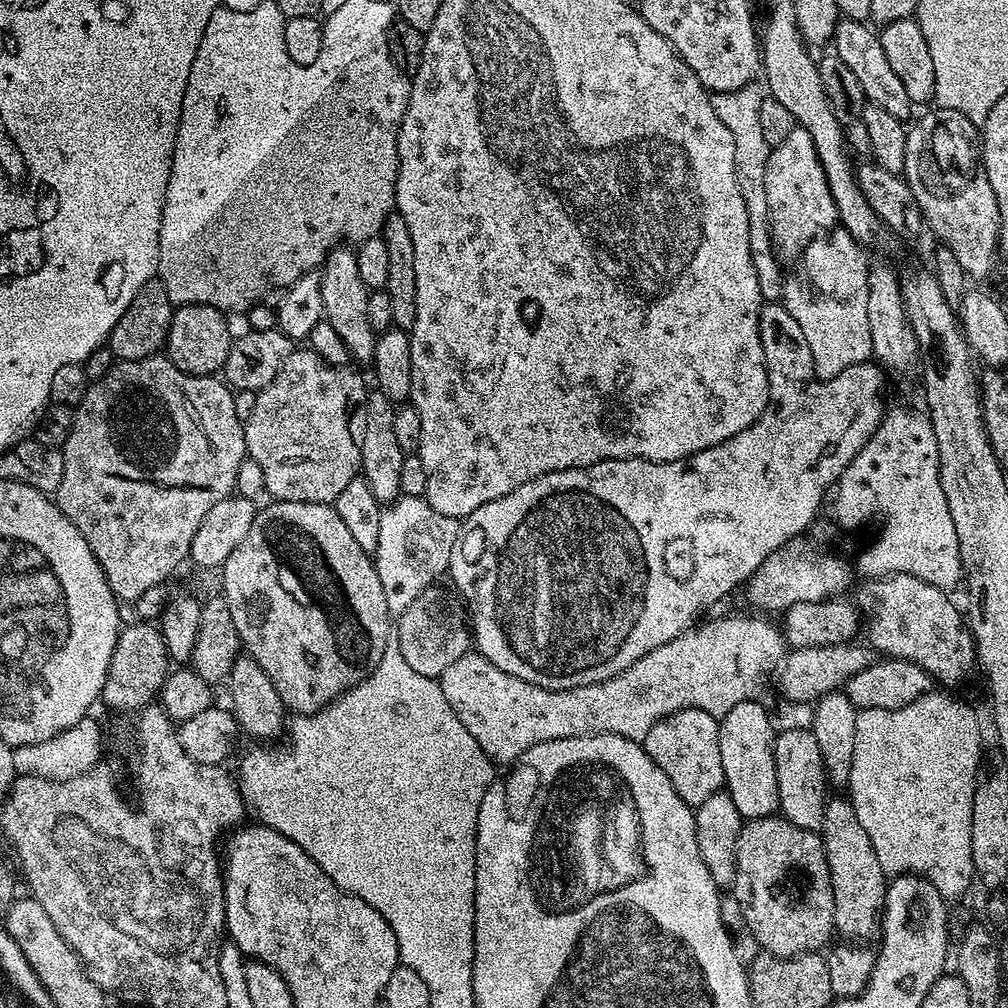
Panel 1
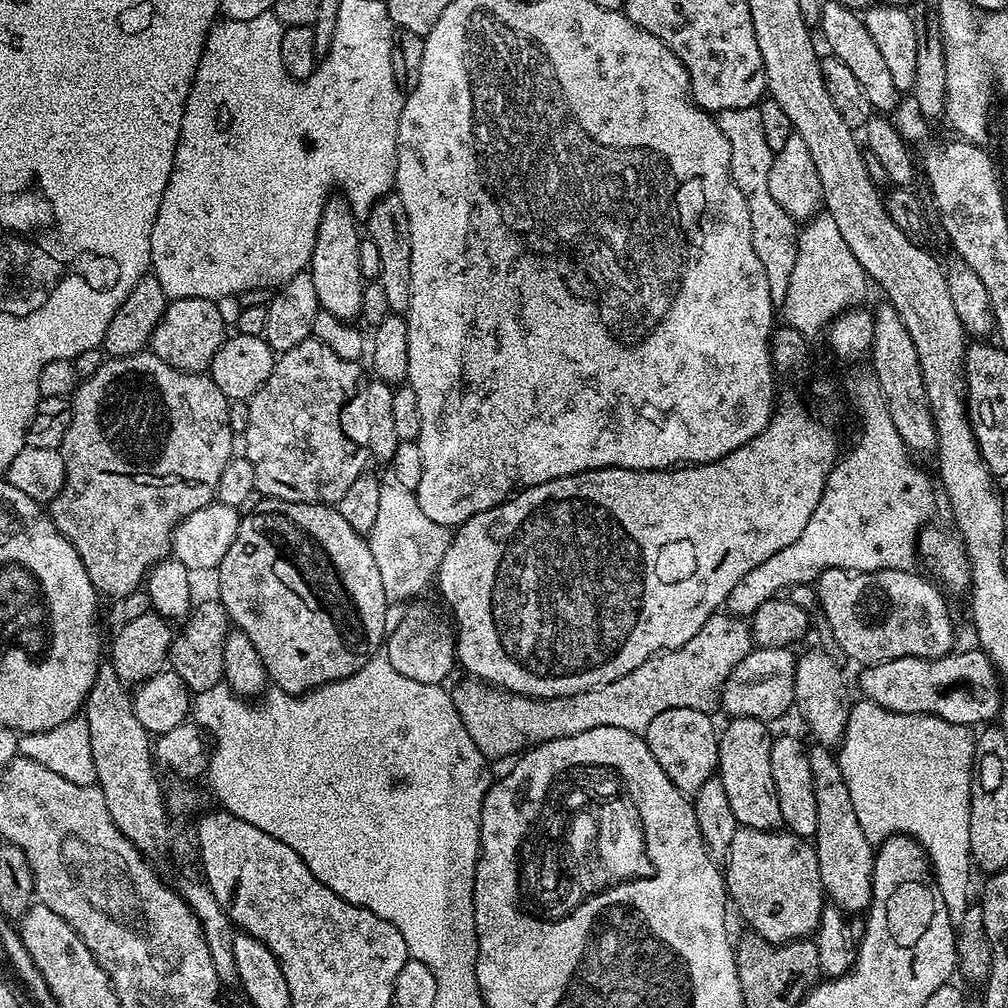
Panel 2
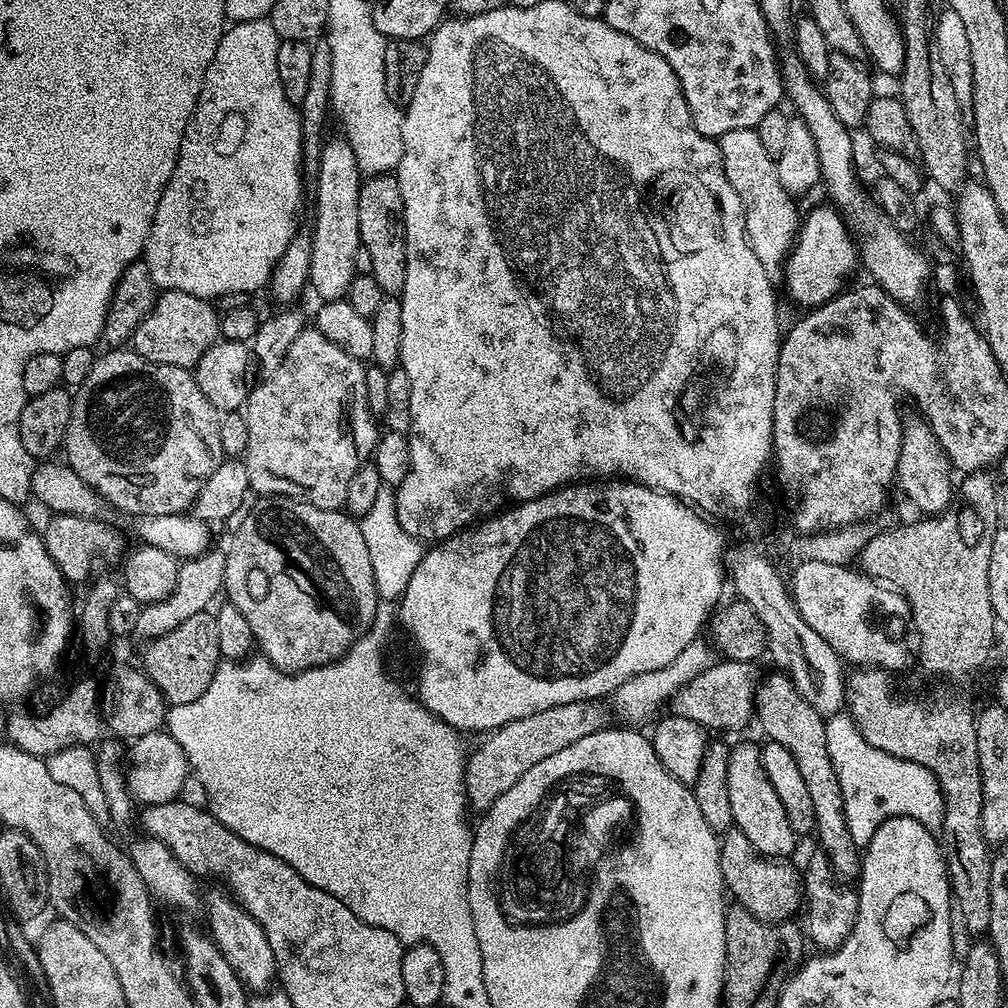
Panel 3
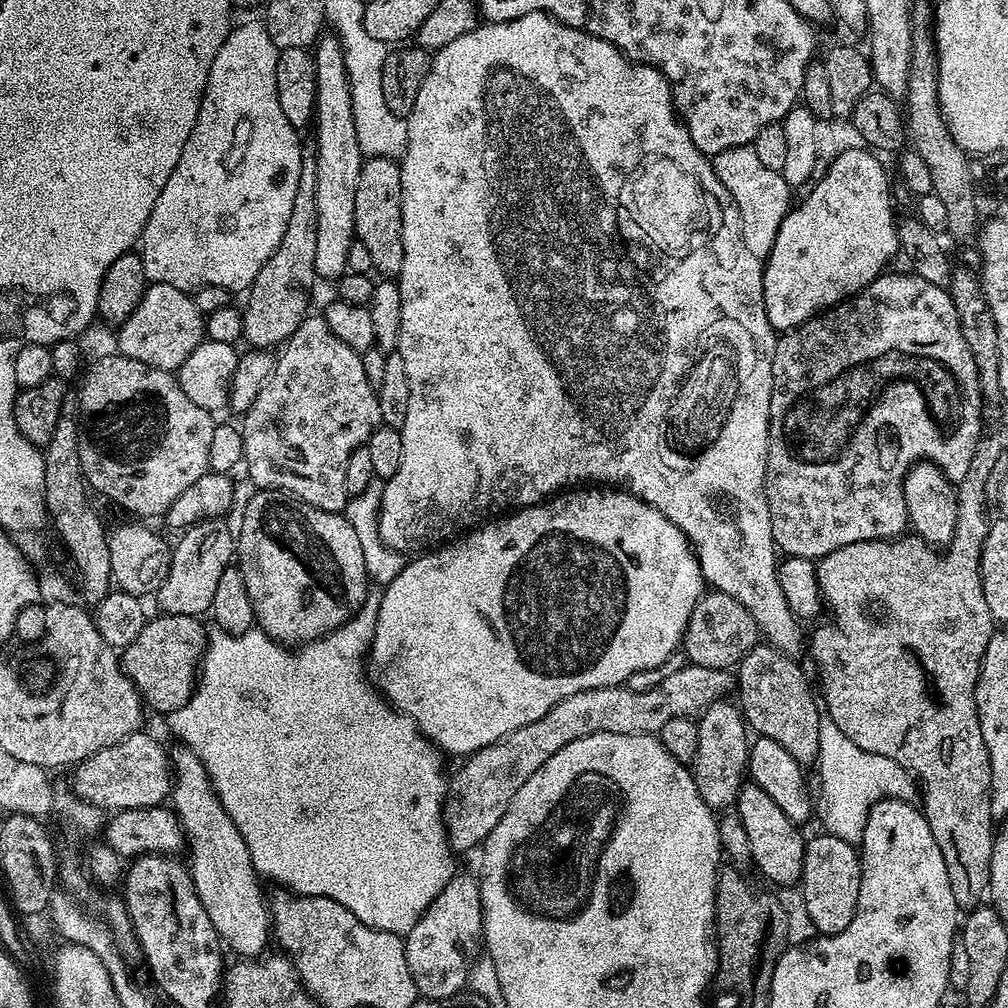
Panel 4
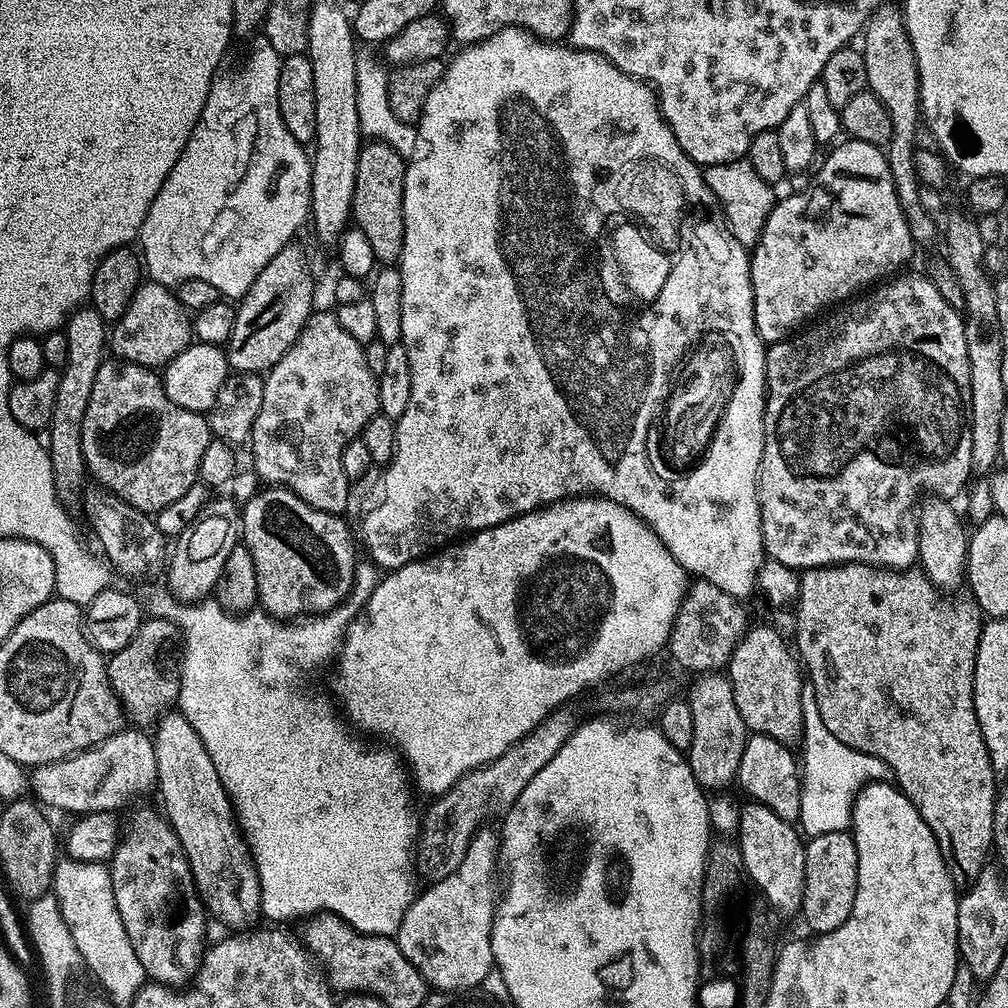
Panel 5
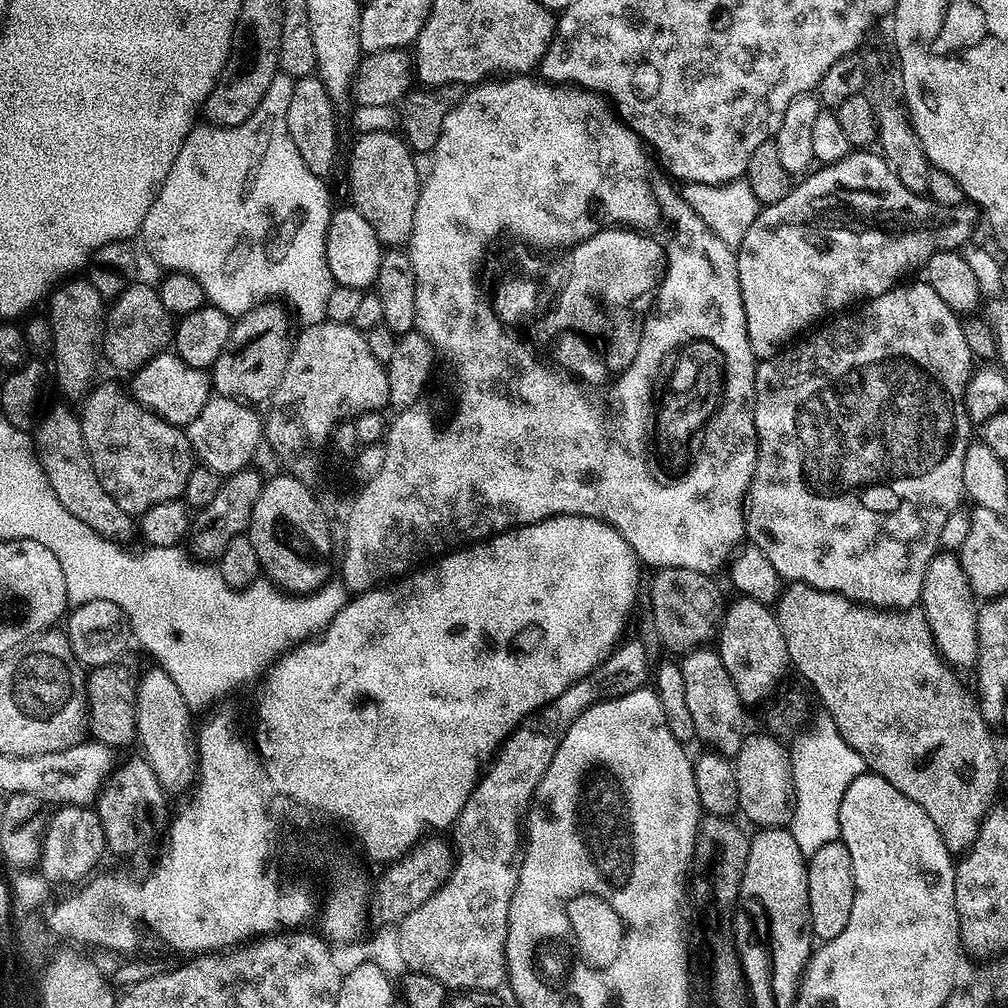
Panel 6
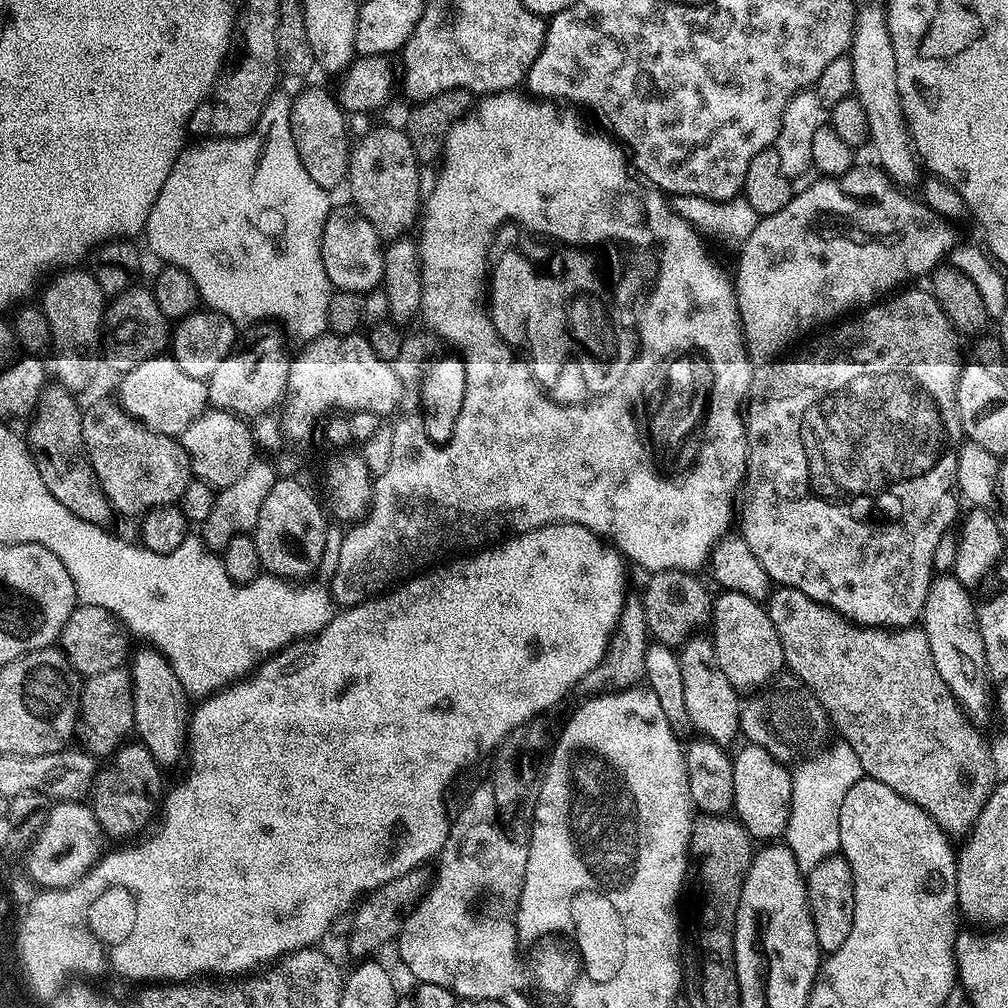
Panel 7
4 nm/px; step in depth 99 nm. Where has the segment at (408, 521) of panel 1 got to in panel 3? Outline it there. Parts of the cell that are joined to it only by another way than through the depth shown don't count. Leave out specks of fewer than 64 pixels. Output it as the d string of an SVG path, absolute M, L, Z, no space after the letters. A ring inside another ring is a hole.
M382 486L377 501L371 510L360 520L360 529L370 553L371 566L374 567L376 593L383 601L395 601L404 595L406 586L424 553L424 546L416 537L402 530L395 512L395 491Z

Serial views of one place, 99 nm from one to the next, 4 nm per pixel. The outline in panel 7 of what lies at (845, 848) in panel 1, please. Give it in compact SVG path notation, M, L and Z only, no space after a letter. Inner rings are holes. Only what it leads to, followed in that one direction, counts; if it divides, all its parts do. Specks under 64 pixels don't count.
M721 591L715 597L710 617L710 639L714 646L714 654L718 654L718 666L722 666L722 674L730 678L737 690L756 690L769 682L785 667L784 647L778 638L778 630L774 630L774 622L770 622L768 609L754 598L746 598L746 594Z

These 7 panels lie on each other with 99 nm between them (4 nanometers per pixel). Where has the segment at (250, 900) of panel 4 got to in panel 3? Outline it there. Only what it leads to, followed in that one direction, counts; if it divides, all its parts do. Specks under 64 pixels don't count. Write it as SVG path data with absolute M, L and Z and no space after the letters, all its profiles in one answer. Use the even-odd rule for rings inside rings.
M216 886L212 893L206 896L206 912L208 908L208 928L212 941L222 950L222 958L230 962L230 966L244 983L245 989L260 994L273 987L277 979L274 950L270 950L270 942L266 942L266 934L262 926L251 914L232 897L231 892Z

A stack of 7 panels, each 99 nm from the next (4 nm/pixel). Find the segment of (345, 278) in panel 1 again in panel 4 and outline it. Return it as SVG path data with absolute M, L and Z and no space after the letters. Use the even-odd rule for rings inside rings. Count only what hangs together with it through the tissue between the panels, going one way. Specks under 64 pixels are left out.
M321 35L314 45L316 57L316 115L314 129L316 157L318 158L318 251L314 254L316 275L321 281L339 281L348 271L348 255L356 234L354 226L354 190L358 190L358 174L362 153L358 130L354 126L352 91L344 61L340 37Z

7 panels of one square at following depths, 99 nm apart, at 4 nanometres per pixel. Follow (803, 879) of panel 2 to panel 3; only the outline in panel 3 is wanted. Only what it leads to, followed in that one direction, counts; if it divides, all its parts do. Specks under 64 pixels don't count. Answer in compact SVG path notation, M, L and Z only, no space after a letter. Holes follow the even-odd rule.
M735 830L723 833L720 840L720 865L724 875L724 887L752 916L764 922L784 922L792 915L799 913L805 897L802 876L788 865L788 862L777 862L763 856L754 846L750 846L750 838Z

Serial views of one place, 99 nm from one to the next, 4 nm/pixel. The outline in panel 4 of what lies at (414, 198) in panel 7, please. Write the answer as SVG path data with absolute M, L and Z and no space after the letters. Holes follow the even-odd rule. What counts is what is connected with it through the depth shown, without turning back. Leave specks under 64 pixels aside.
M369 156L361 163L358 190L354 190L355 239L370 250L373 269L384 278L399 277L402 270L402 174L395 159Z

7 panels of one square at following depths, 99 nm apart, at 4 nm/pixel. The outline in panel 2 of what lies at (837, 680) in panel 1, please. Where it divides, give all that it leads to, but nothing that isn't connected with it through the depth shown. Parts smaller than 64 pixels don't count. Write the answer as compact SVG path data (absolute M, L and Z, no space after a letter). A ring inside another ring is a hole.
M756 646L744 655L720 689L720 704L729 712L729 717L745 716L767 721L768 716L780 716L796 704L797 657L792 656L792 651L788 646Z

